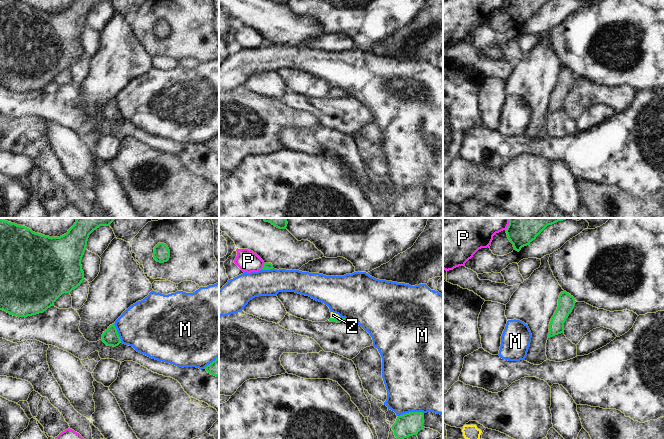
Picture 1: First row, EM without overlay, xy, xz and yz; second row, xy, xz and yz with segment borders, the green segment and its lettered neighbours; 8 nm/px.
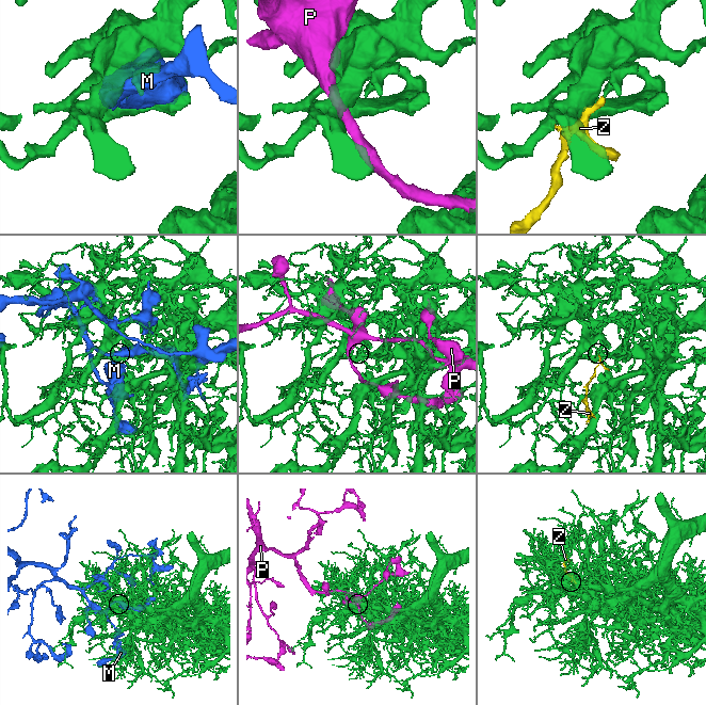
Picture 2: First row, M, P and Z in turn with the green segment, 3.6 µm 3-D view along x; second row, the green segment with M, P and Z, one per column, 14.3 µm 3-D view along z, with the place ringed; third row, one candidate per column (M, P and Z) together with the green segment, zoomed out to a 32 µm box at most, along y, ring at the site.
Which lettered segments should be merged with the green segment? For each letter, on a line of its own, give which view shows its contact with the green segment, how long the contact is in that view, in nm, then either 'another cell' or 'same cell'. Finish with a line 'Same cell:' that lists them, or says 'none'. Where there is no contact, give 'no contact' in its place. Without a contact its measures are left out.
M: contact in xz; length 220 nm; another cell
P: contact in xz; length 60 nm; another cell
Z: contact in xz; length 80 nm; same cell
Same cell: Z

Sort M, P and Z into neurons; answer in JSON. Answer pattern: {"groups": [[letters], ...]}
{"groups": [["M"], ["P"], ["Z"]]}

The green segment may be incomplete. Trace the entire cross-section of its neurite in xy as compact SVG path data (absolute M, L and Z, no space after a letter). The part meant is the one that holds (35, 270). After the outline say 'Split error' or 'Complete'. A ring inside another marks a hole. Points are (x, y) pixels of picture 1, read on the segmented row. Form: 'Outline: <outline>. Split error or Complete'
Outline: M77 218L74 225L68 232L60 237L49 237L33 232L31 229L0 219L0 310L17 317L27 317L43 313L54 305L54 302L64 293L70 293L73 289L80 286L84 280L81 260L86 250L89 235L100 226L110 226L116 218Z. Complete.

